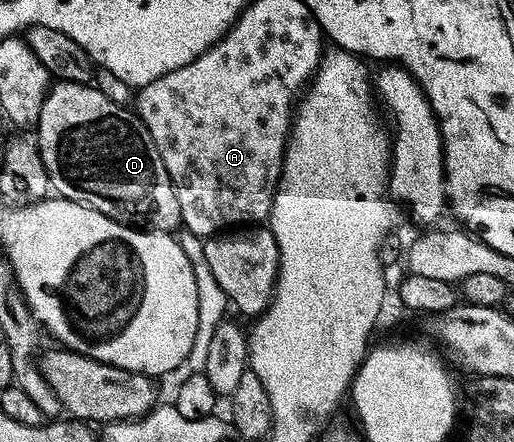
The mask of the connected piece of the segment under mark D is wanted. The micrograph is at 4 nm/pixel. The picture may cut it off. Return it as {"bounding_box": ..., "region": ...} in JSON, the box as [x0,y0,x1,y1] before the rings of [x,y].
{"bounding_box":[38,81,182,233],"region":[[[60,81],[49,90],[42,105],[38,124],[38,142],[42,161],[49,171],[55,194],[61,199],[69,199],[83,207],[94,209],[112,219],[128,221],[131,215],[145,215],[153,228],[165,233],[181,230],[182,205],[178,205],[178,193],[166,173],[162,153],[154,145],[144,122],[131,110],[119,107],[110,97],[106,97],[95,85]]]}

